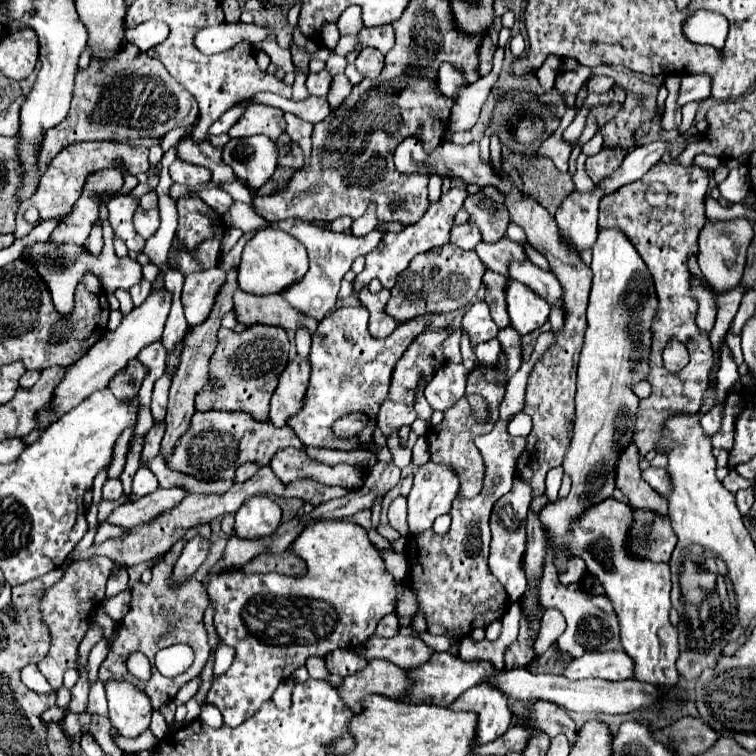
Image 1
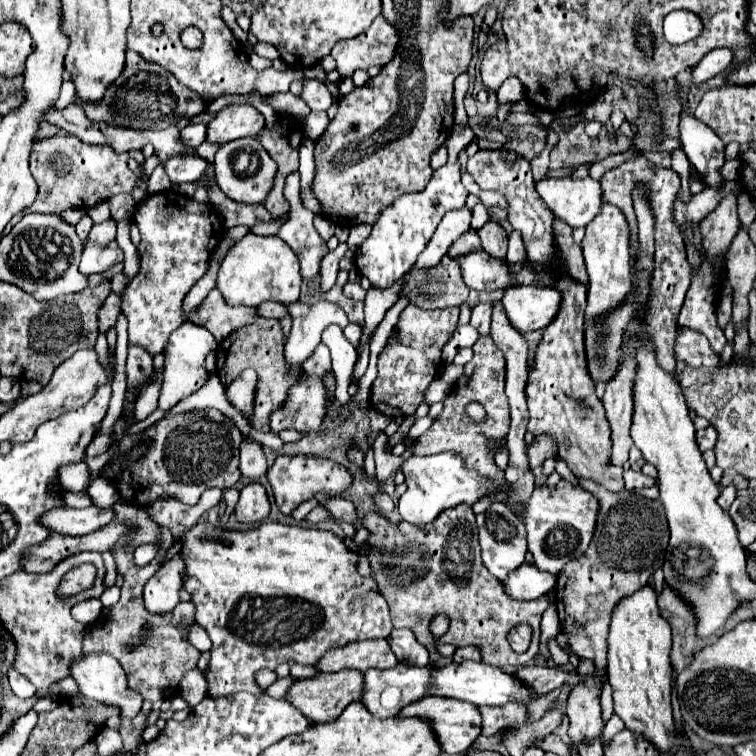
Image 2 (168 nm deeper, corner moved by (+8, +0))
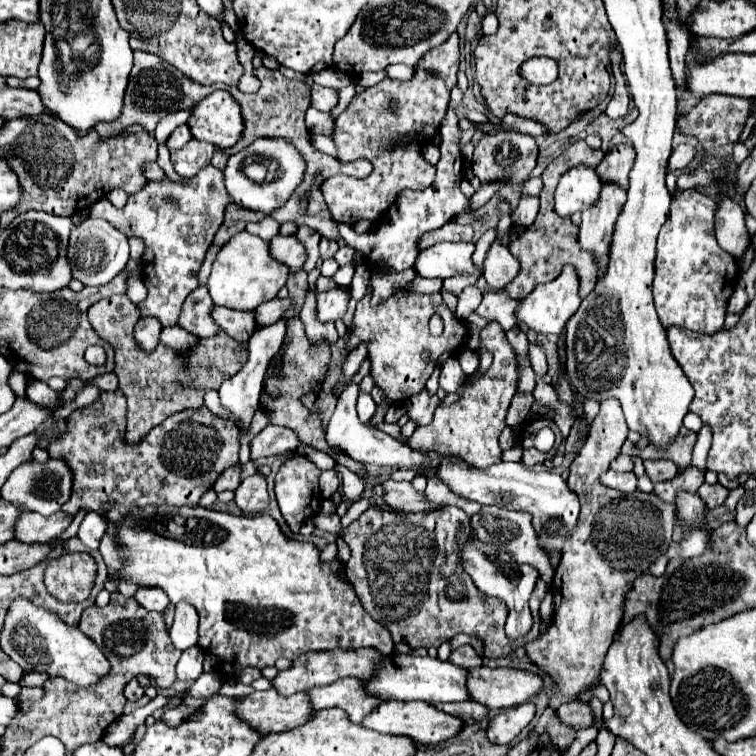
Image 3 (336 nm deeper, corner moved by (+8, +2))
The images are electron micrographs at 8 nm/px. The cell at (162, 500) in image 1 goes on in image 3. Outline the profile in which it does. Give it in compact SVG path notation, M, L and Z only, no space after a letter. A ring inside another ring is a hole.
M24 512L16 526L16 538L20 542L50 542L58 538L72 524L70 514L56 512L52 516L42 516L38 512Z

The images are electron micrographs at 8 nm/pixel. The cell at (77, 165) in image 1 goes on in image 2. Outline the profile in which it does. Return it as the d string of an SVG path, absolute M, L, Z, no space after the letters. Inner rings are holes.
M50 136L44 140L36 140L30 152L30 172L38 184L36 202L30 208L26 208L18 218L14 218L14 222L6 226L4 234L8 234L10 228L28 212L60 214L68 208L88 210L114 194L130 194L136 202L140 202L146 196L139 193L147 192L147 180L142 179L141 172L130 170L130 159L141 165L145 162L141 150L134 149L116 154L110 146L84 144L74 136Z

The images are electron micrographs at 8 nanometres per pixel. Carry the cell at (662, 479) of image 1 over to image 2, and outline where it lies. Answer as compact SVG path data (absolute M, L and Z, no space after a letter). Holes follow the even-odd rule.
M636 470L624 472L624 488L626 490L640 490L640 488L648 488L652 484L654 484L654 478L644 476L642 472L636 472Z

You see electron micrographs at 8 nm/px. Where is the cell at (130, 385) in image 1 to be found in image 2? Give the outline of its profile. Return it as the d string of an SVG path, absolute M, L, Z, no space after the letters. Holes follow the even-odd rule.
M138 344L128 346L128 362L126 362L128 390L140 388L140 384L154 372L152 360L154 360L154 356L150 352L146 352L144 346L138 346Z

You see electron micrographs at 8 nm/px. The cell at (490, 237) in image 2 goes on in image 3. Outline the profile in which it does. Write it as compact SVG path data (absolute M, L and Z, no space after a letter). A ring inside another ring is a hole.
M498 240L492 242L484 260L484 278L494 290L502 290L520 270L518 260L510 254L508 246Z

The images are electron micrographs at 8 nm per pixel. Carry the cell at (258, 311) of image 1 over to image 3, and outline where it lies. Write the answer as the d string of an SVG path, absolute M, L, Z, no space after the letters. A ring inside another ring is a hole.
M200 286L190 294L190 298L186 298L182 306L182 314L178 318L178 326L182 326L184 330L190 330L200 338L210 338L220 330L214 318L210 320L210 310L214 310L214 302L206 286Z

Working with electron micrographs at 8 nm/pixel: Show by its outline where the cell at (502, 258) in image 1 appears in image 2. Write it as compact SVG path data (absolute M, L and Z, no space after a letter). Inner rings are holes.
M468 230L468 232L464 232L452 246L450 246L450 250L448 250L448 256L462 256L462 252L474 252L474 250L478 250L478 248L482 248L480 246L480 238L478 238L478 234L476 234L476 230Z

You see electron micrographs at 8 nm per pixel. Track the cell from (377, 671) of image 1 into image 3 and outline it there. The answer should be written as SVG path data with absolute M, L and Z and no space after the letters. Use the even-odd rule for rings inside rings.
M270 688L264 692L254 692L240 700L238 716L246 718L254 728L262 730L262 734L292 730L292 726L306 724L310 716L314 716L314 708L310 706L310 702L306 702L304 692L282 696L278 694L278 690Z

